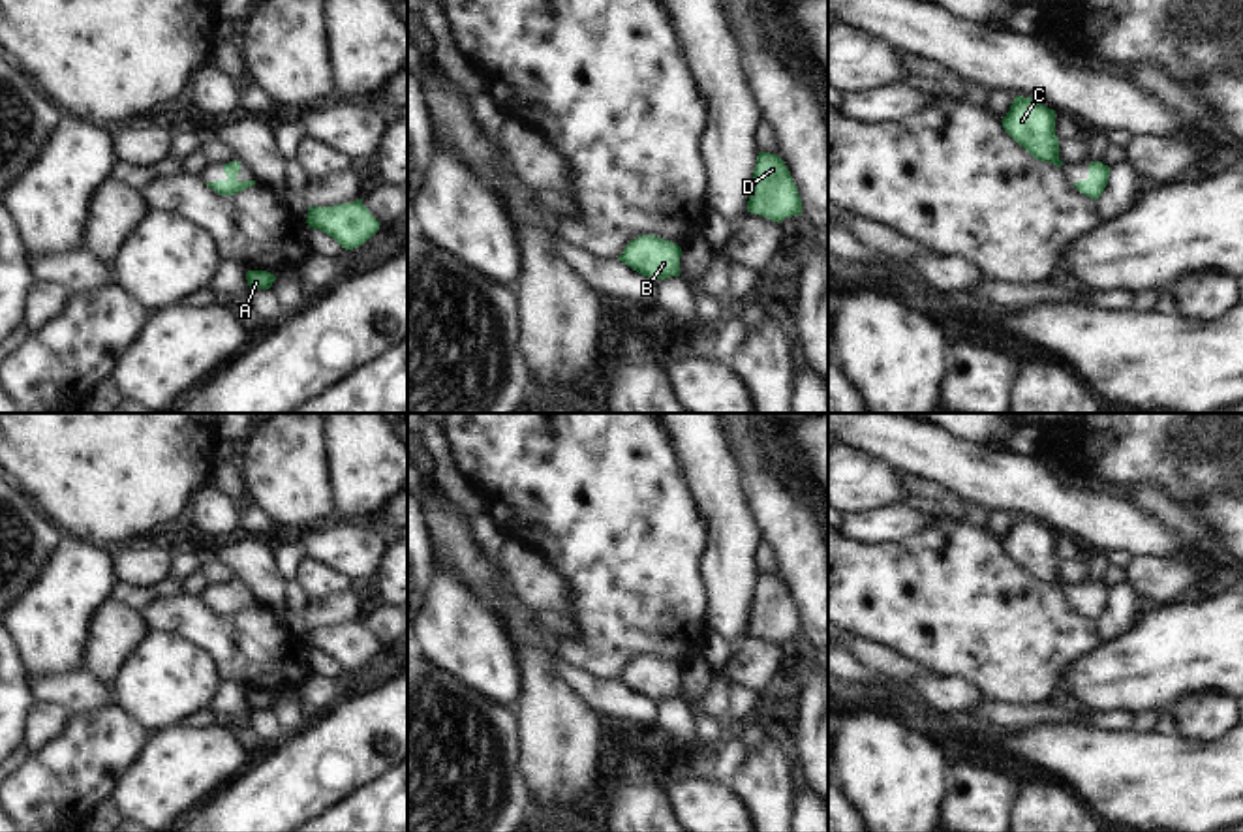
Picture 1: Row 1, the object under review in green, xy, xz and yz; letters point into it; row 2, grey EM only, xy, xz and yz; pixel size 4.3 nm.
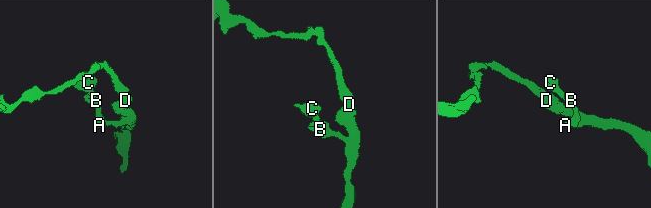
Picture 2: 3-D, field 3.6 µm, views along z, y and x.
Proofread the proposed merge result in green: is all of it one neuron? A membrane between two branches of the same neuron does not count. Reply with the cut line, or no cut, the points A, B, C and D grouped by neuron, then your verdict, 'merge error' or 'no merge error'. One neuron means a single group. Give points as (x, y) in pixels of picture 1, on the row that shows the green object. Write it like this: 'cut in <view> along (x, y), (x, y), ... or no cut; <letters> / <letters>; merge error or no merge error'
no cut; A B C D; no merge error

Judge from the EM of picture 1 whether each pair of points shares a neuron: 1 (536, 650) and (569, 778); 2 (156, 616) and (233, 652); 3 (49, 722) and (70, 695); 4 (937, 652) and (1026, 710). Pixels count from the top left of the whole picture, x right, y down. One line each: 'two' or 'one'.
1: one
2: one
3: two
4: two

